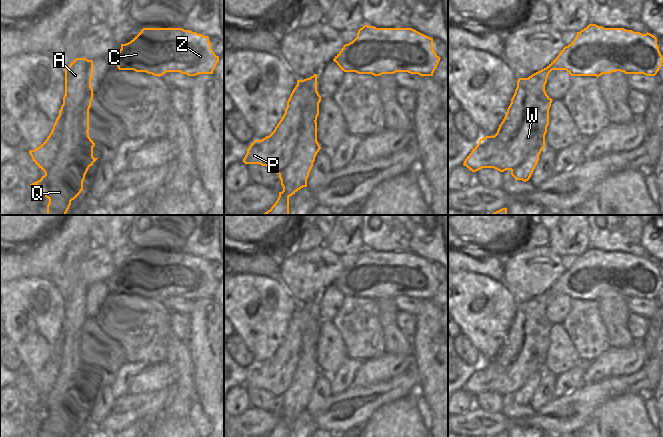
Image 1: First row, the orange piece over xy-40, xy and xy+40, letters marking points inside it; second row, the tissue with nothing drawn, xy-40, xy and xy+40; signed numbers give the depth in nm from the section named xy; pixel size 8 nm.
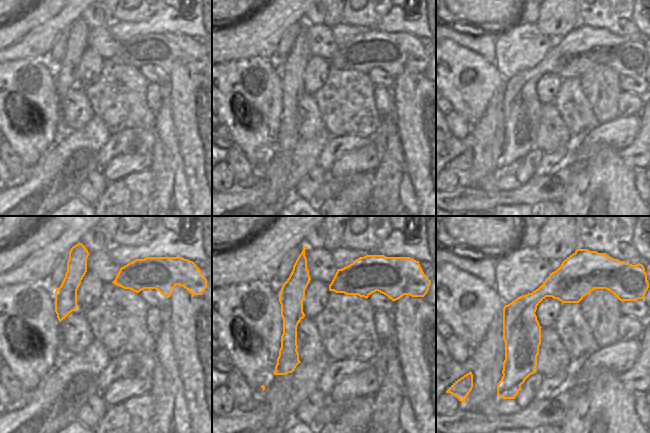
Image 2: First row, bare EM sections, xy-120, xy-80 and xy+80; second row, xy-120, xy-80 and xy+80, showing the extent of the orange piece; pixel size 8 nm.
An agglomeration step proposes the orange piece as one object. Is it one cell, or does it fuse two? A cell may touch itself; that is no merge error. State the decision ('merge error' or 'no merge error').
merge error

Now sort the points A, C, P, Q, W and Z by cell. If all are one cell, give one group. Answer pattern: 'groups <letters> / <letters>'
groups A Q / C P W Z

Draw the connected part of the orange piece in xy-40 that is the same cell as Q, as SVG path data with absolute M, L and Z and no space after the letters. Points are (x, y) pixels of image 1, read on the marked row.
M76 58L65 68L65 95L63 97L63 119L67 123L67 153L63 167L58 172L45 172L40 180L30 184L38 186L49 199L47 215L66 215L71 201L83 190L83 181L90 166L98 159L93 157L95 143L89 137L89 109L93 99L91 79L93 61Z

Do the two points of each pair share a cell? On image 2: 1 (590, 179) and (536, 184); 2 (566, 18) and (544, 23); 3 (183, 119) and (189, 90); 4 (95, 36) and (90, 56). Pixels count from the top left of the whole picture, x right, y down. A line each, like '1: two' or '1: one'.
1: two
2: one
3: one
4: two

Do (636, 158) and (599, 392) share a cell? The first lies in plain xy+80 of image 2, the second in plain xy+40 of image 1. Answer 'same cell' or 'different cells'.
same cell

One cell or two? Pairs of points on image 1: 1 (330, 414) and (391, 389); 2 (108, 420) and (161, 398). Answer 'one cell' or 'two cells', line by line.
1: one cell
2: one cell

